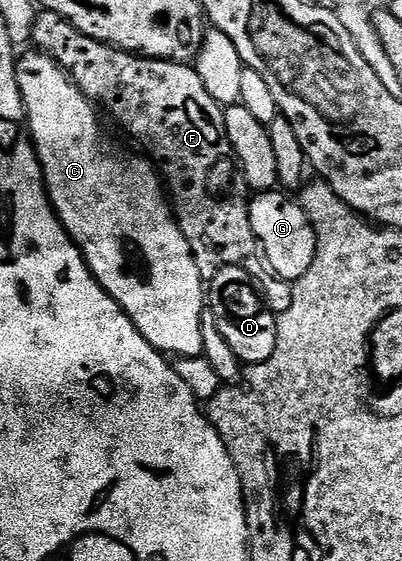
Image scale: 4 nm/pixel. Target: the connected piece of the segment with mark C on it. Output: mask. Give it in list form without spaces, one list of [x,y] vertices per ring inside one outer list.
[[[39,50],[28,51],[32,52],[26,53],[25,56],[21,55],[16,61],[16,77],[18,78],[20,93],[24,99],[24,114],[28,134],[32,137],[32,145],[36,148],[36,156],[40,159],[40,169],[44,171],[44,184],[48,187],[48,196],[52,199],[52,207],[55,208],[57,216],[64,223],[67,232],[72,235],[73,242],[80,248],[85,262],[88,263],[88,269],[95,276],[101,288],[105,288],[110,294],[110,298],[114,298],[114,302],[118,302],[118,306],[132,319],[134,326],[142,334],[142,338],[146,338],[146,342],[150,342],[150,346],[154,346],[159,352],[165,354],[173,352],[173,357],[176,358],[201,355],[204,350],[204,343],[202,342],[200,317],[206,312],[206,281],[201,278],[198,266],[194,262],[192,247],[186,242],[180,224],[176,221],[174,209],[166,195],[166,185],[156,165],[152,163],[151,159],[145,158],[143,155],[140,155],[141,157],[127,156],[124,152],[115,152],[108,145],[108,140],[104,137],[103,130],[100,129],[100,120],[96,117],[97,105],[85,96],[81,88],[72,81],[72,77],[56,61]]]

